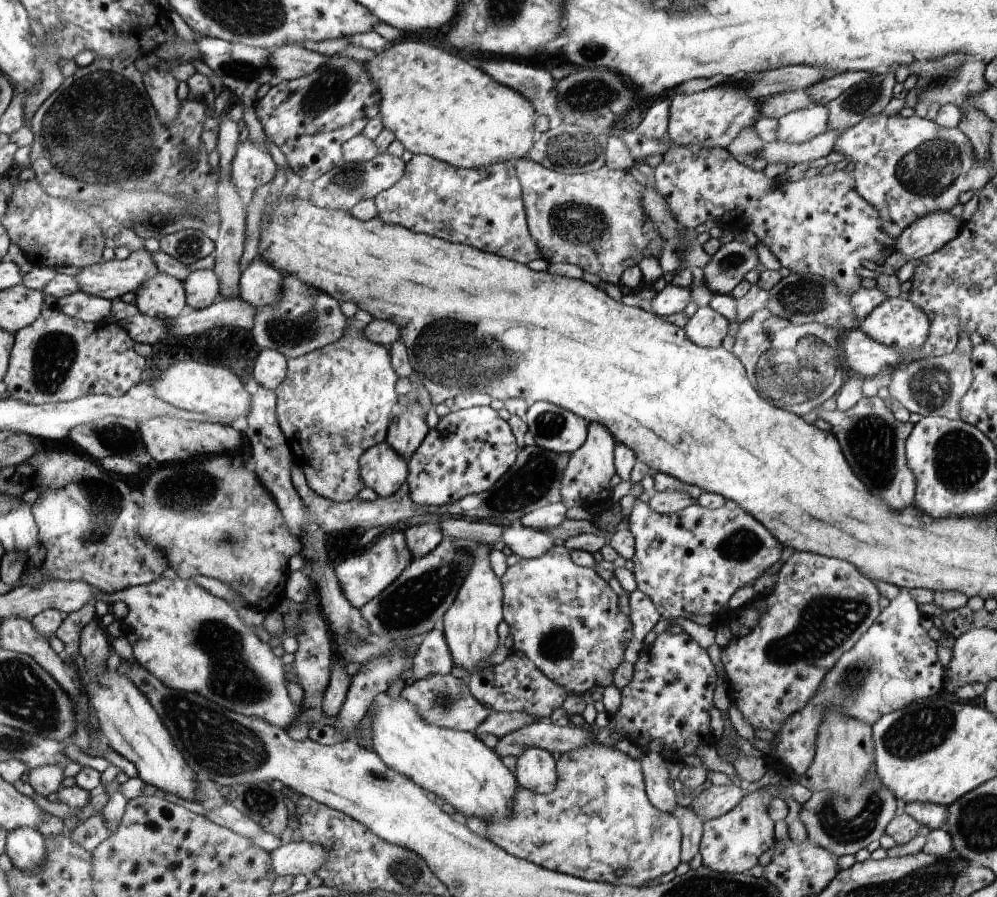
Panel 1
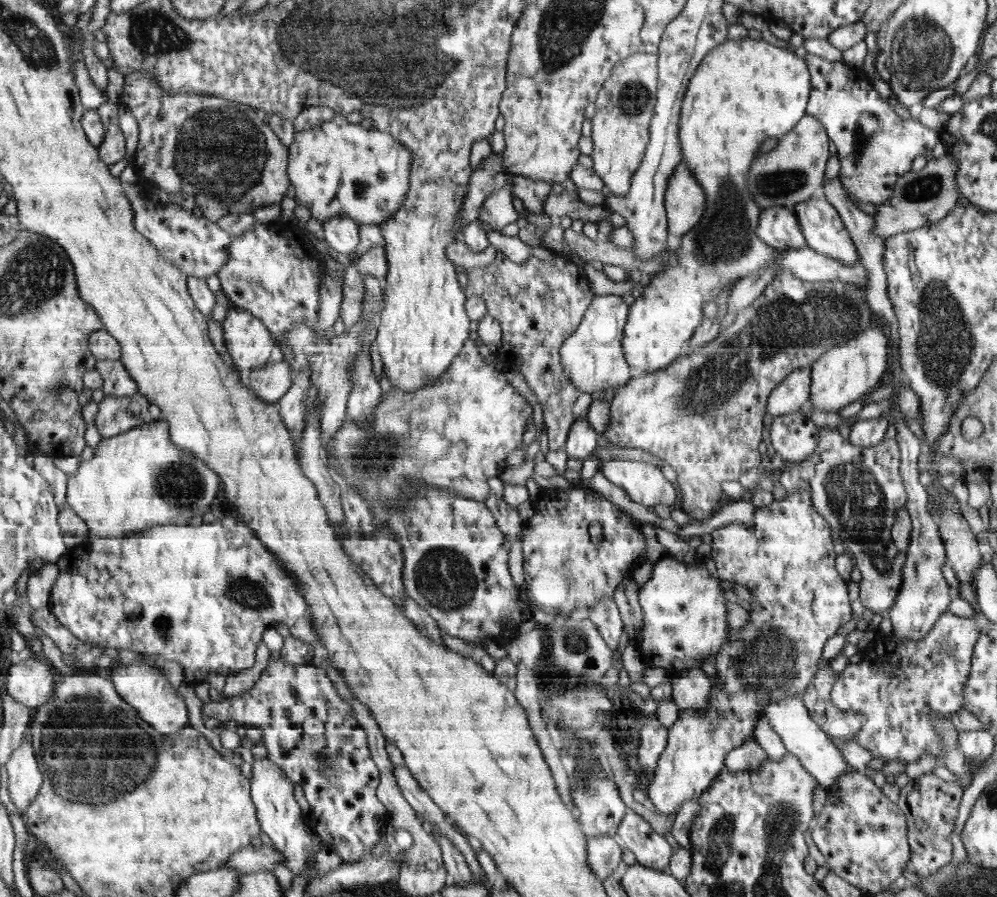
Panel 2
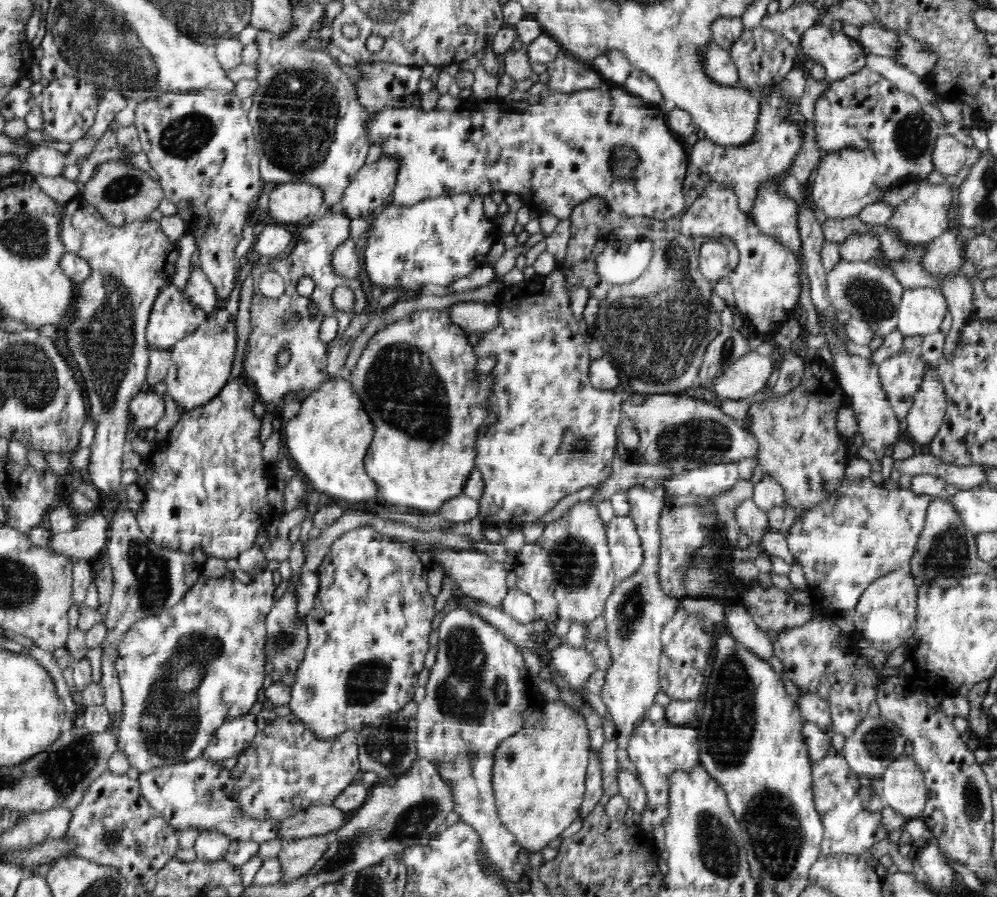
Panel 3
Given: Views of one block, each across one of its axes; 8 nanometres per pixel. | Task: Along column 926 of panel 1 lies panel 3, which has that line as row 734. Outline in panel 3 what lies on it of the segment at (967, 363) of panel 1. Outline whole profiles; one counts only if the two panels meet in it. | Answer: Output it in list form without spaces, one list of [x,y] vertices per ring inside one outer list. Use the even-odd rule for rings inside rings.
[[[410,702],[402,712],[394,716],[382,716],[380,720],[374,720],[374,724],[364,726],[358,732],[358,746],[360,746],[360,756],[358,756],[358,766],[360,770],[374,772],[380,782],[394,782],[396,778],[404,776],[412,764],[418,760],[418,704]]]

